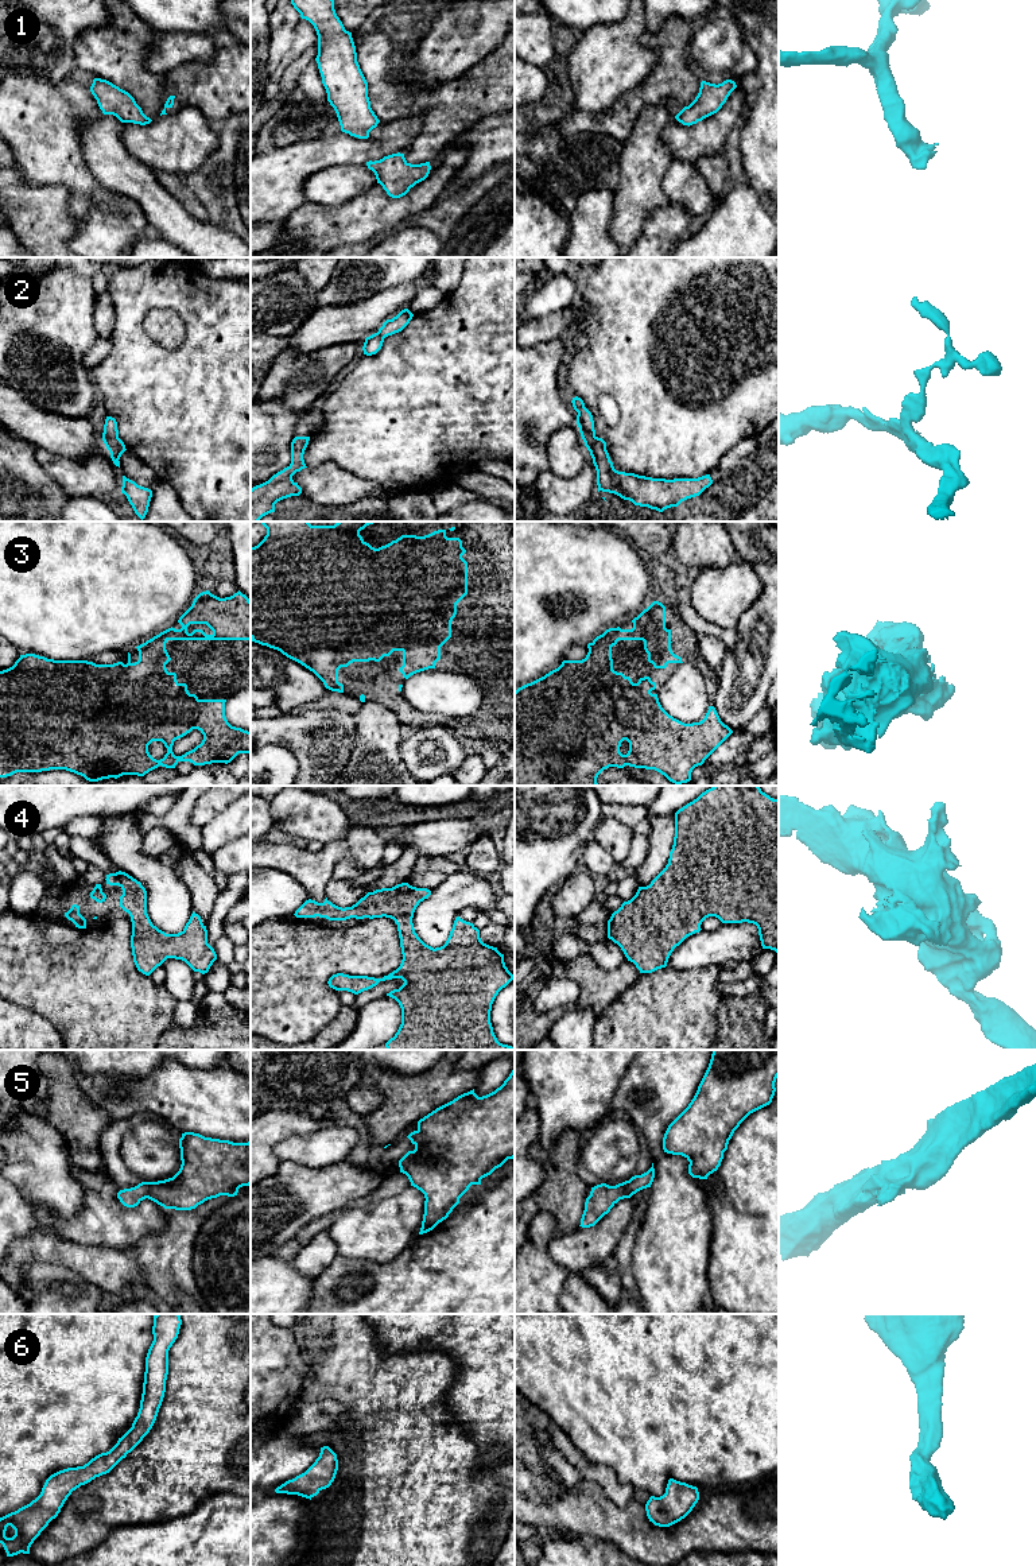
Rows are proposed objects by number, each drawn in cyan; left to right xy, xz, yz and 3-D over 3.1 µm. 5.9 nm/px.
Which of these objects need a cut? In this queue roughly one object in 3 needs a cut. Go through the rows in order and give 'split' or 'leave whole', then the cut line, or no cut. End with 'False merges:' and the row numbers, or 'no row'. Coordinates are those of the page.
1: leave whole | no cut
2: leave whole | no cut
3: leave whole | no cut
4: leave whole | no cut
5: leave whole | no cut
6: leave whole | no cut
False merges: no row

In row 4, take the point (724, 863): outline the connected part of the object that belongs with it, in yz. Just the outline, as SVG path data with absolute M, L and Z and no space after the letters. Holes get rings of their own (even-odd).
M713 786L675 813L675 837L668 864L649 885L639 887L636 895L612 914L608 920L608 938L621 947L628 961L633 962L640 973L652 973L666 968L674 949L687 937L699 933L702 922L709 916L715 916L722 923L756 925L763 949L771 949L779 954L779 799L763 792L758 786Z

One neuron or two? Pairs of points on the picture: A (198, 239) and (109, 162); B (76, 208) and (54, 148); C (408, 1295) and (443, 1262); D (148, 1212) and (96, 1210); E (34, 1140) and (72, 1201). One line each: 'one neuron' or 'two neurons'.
A: one neuron
B: one neuron
C: one neuron
D: one neuron
E: one neuron

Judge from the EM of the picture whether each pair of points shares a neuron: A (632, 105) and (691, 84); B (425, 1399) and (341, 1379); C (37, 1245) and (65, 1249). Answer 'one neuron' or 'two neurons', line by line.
A: one neuron
B: one neuron
C: one neuron

